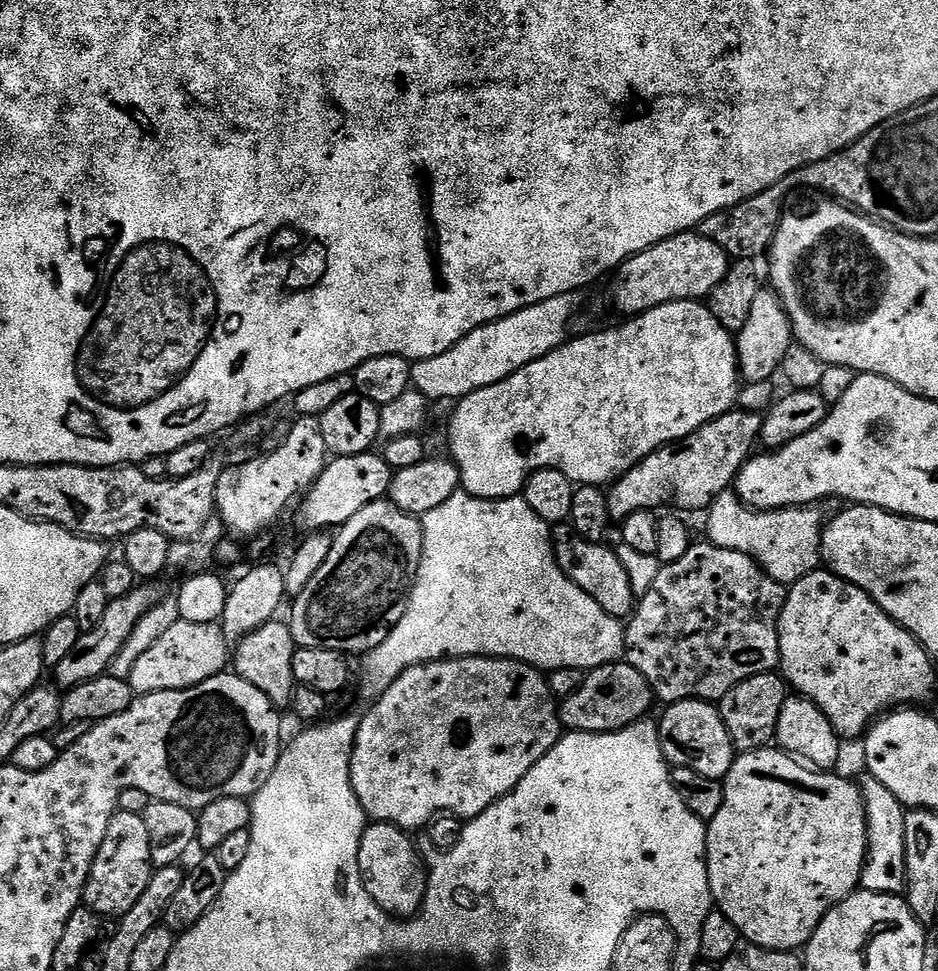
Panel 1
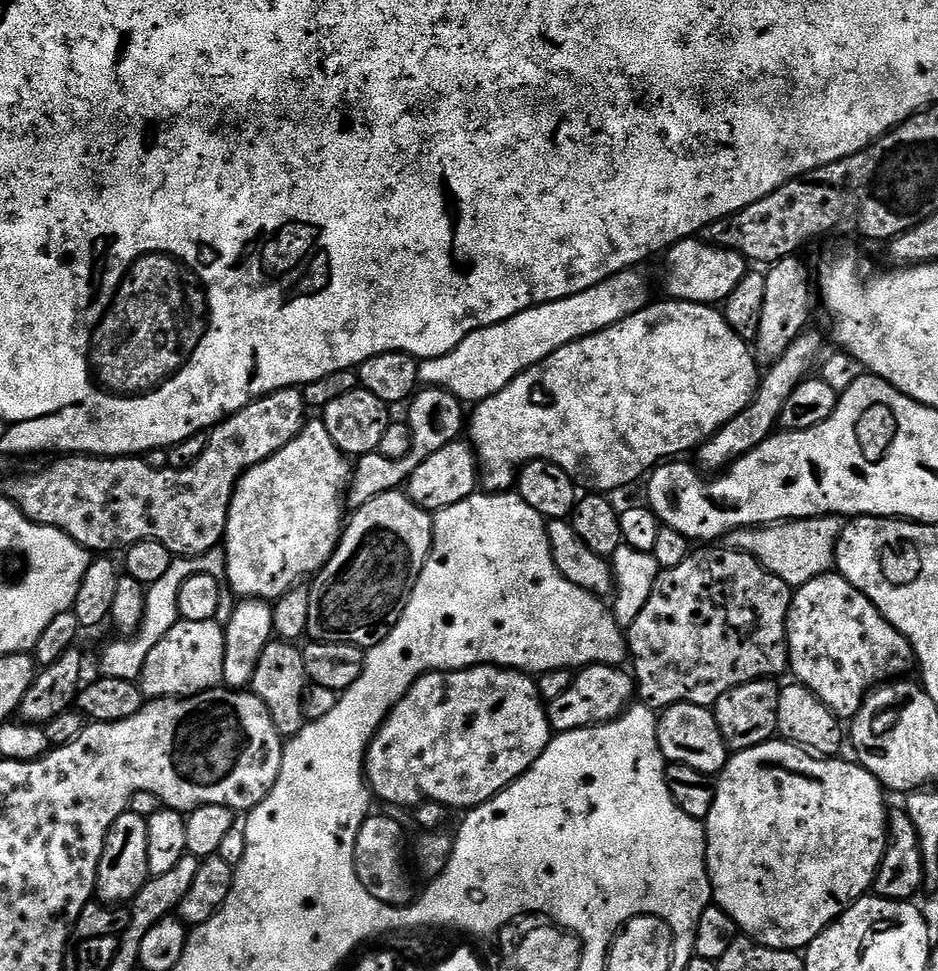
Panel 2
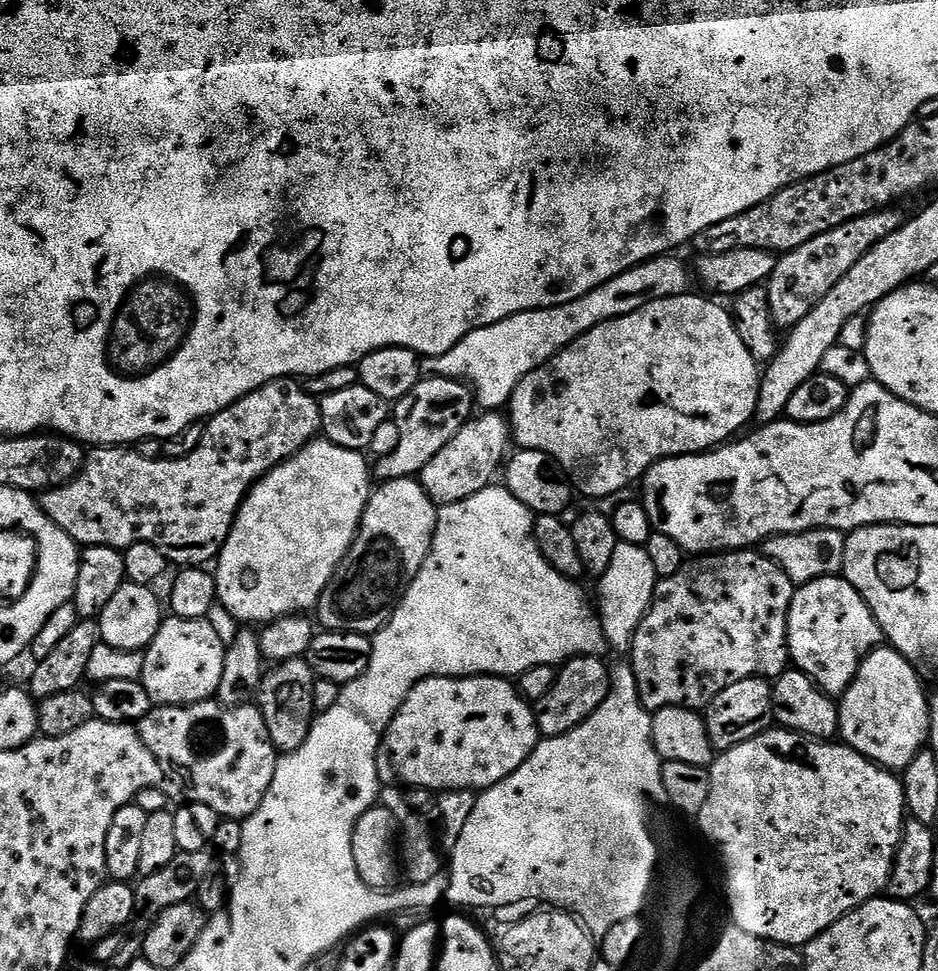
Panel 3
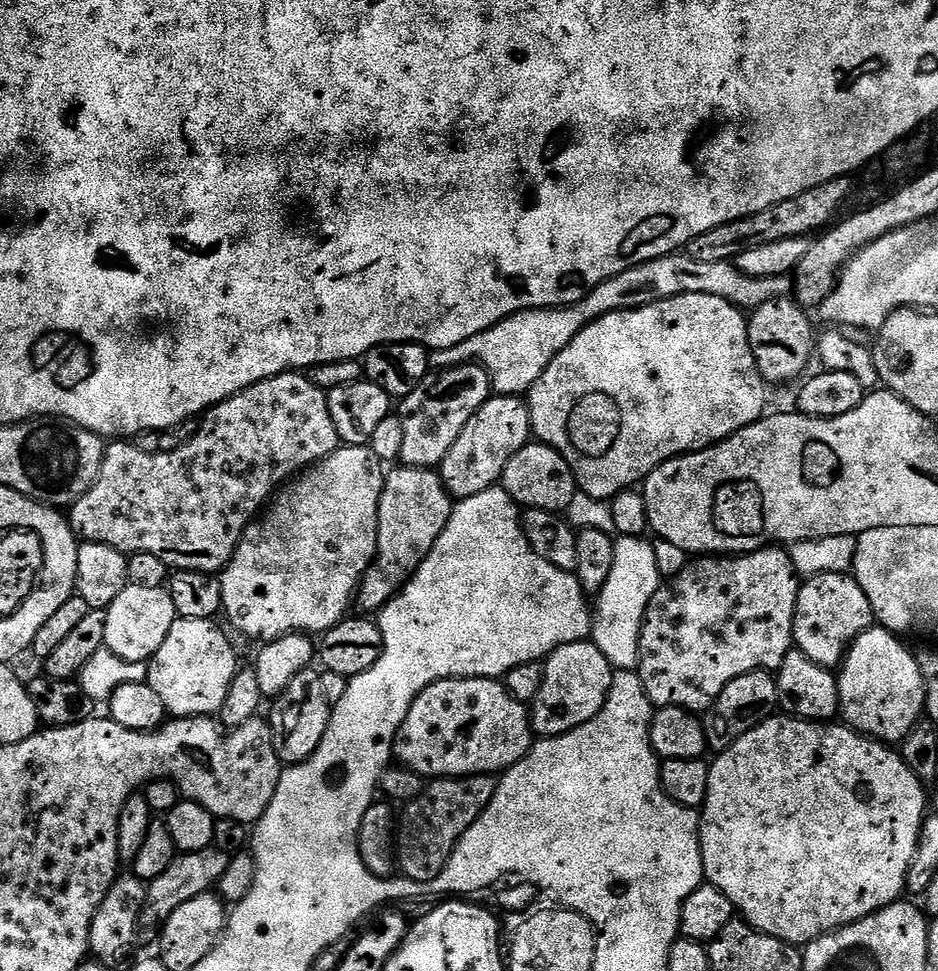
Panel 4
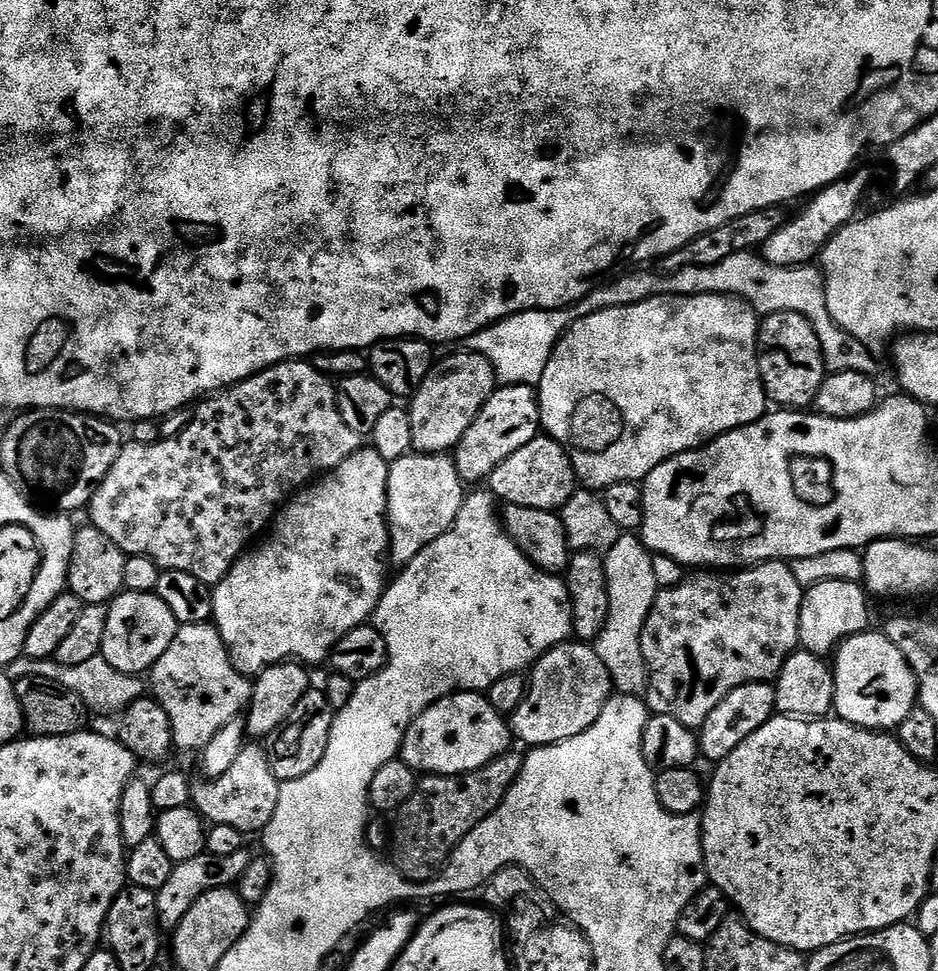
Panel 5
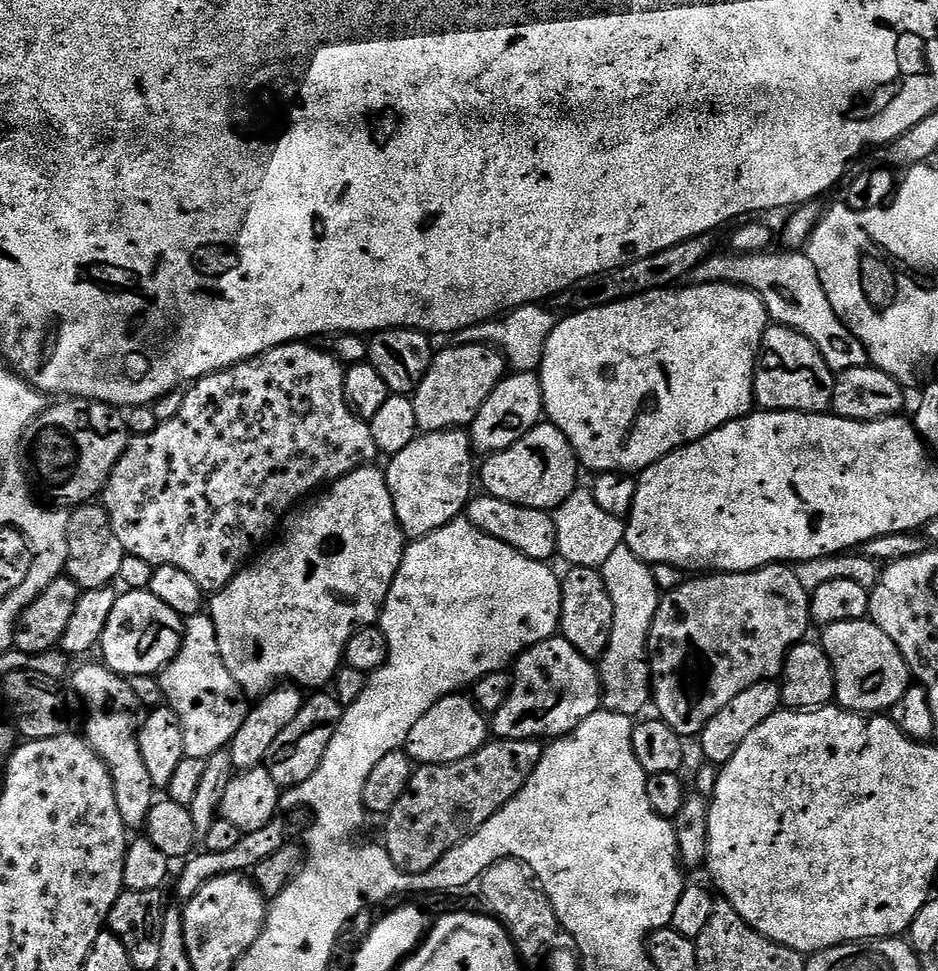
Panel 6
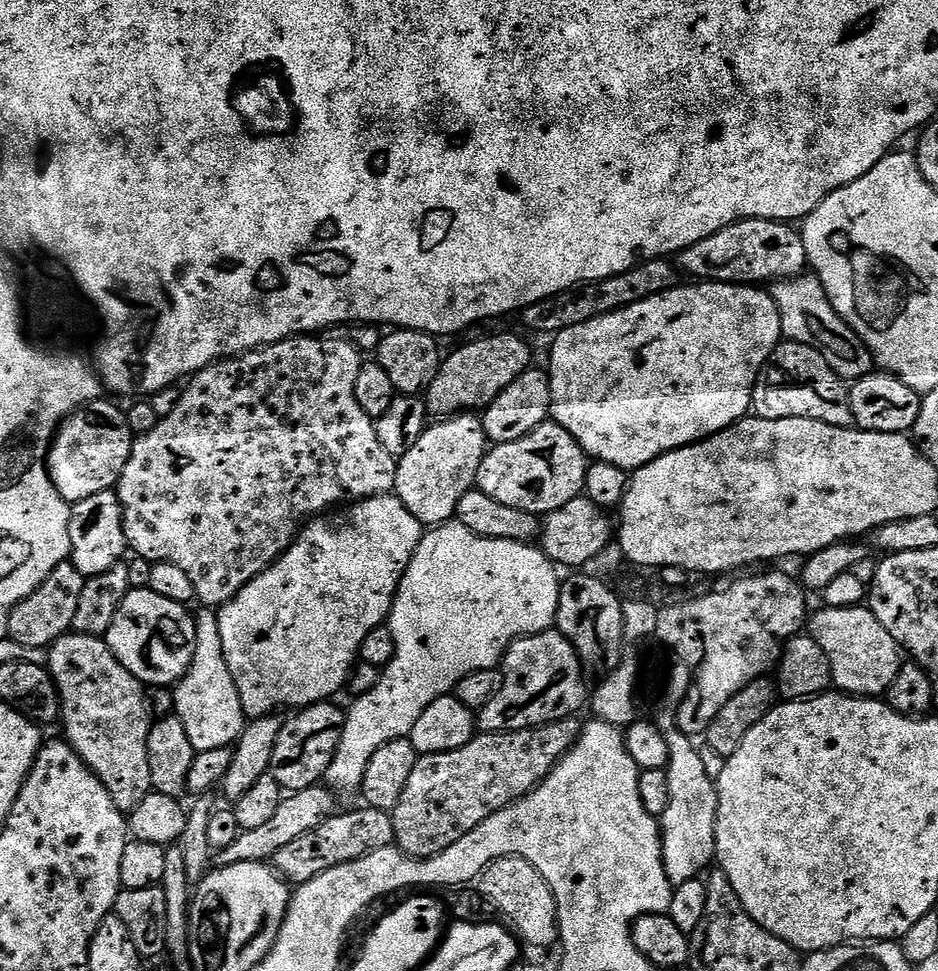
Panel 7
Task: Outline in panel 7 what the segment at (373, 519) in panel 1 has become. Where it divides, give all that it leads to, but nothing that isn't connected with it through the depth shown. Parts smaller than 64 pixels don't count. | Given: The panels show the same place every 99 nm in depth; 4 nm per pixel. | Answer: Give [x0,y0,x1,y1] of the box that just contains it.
[394,414,490,526]

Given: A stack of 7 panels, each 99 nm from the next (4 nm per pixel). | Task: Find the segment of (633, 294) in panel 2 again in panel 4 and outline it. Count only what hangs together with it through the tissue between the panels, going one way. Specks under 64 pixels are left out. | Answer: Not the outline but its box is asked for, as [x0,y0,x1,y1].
[431,254,794,397]

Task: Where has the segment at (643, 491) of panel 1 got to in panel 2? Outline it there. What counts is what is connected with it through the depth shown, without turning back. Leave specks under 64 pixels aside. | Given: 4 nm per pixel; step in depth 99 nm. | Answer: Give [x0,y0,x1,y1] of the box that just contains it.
[698,330,820,474]

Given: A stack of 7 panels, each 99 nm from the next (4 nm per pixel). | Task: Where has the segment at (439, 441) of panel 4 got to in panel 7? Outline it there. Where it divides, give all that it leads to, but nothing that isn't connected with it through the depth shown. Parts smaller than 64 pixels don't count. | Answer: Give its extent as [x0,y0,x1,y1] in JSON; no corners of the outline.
[426,336,533,418]

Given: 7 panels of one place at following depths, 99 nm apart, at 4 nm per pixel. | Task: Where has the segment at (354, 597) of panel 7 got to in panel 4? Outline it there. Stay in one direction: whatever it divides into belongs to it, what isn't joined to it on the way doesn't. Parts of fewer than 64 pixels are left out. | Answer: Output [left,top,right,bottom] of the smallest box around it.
[219,444,386,642]

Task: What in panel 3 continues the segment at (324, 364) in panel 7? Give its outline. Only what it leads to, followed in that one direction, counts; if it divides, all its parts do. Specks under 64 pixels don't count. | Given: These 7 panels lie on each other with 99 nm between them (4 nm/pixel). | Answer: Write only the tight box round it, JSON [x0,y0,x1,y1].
[38,378,321,569]

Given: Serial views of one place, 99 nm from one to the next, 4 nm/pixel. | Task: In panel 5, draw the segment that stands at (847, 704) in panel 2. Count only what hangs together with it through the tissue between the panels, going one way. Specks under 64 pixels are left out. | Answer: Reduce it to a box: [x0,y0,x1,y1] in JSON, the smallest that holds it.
[798,580,870,657]

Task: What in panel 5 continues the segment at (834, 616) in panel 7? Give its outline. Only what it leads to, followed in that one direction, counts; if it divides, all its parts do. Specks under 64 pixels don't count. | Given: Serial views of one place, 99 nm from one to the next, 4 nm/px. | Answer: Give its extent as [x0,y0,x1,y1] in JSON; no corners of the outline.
[834,630,917,730]

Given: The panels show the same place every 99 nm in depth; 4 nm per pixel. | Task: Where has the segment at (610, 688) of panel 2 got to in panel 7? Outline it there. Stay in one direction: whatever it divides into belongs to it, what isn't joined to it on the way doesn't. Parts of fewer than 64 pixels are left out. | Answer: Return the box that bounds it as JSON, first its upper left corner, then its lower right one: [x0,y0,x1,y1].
[478,630,590,732]

